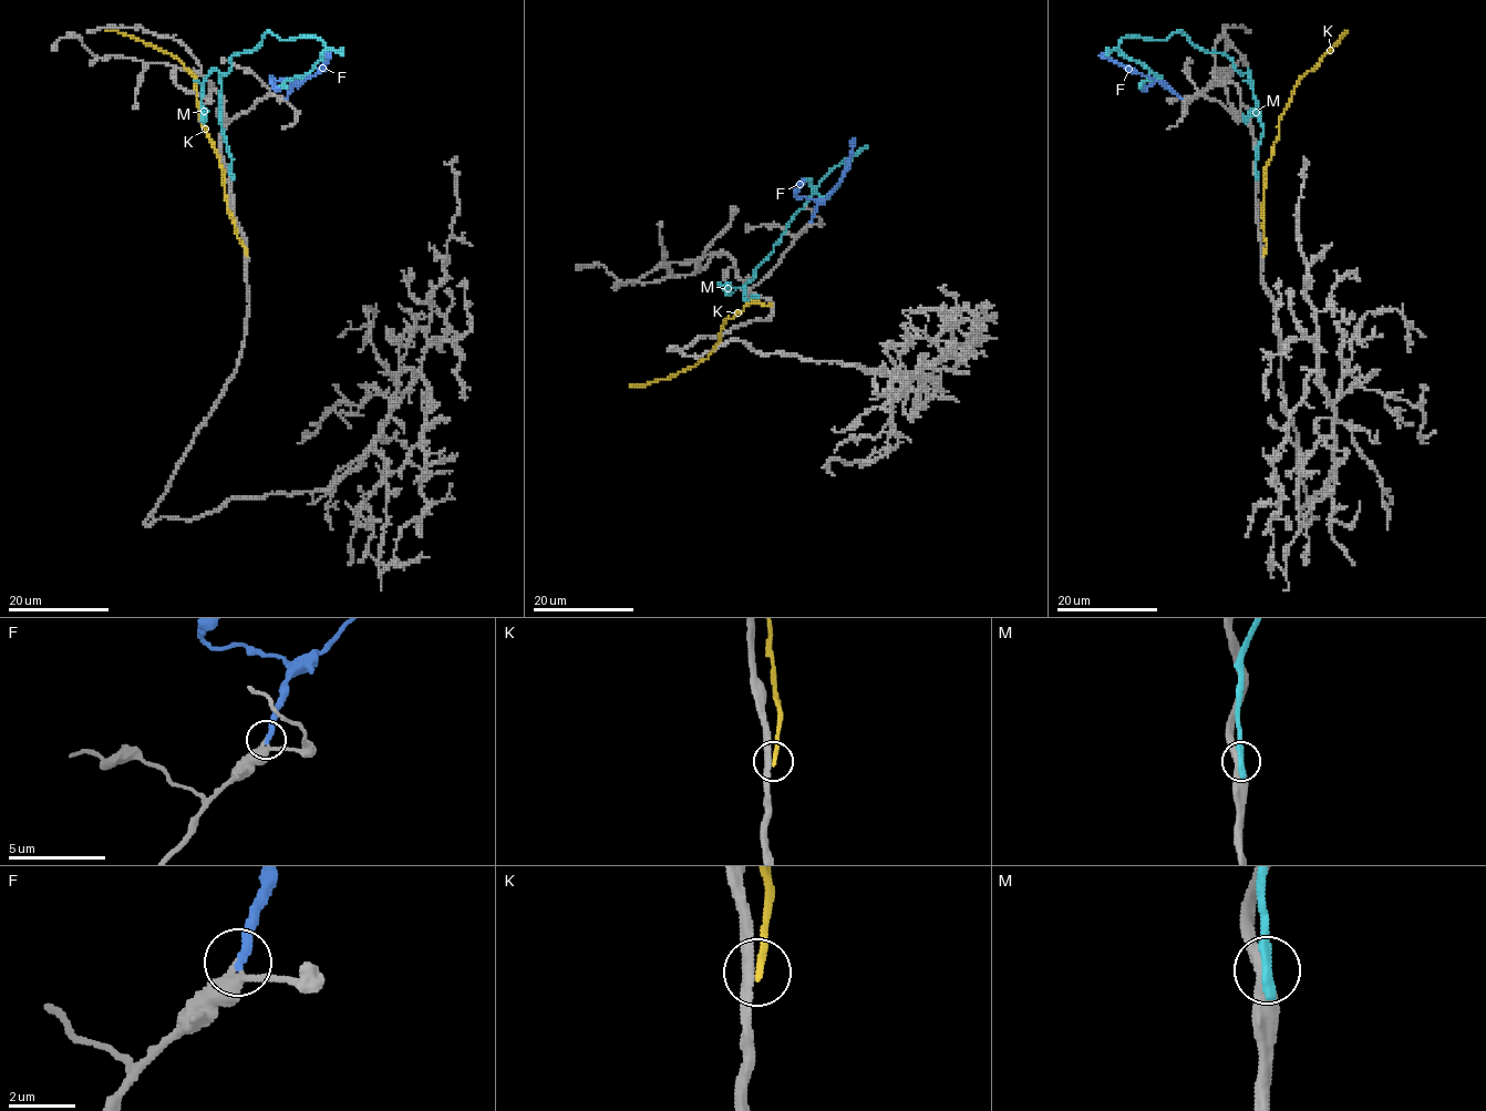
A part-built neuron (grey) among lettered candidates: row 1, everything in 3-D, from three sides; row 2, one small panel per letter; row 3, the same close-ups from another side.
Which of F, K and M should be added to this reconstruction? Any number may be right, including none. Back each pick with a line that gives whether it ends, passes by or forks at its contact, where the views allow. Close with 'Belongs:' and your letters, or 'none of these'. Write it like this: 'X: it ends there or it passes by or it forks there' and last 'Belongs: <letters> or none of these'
F: it ends there
Belongs: F

